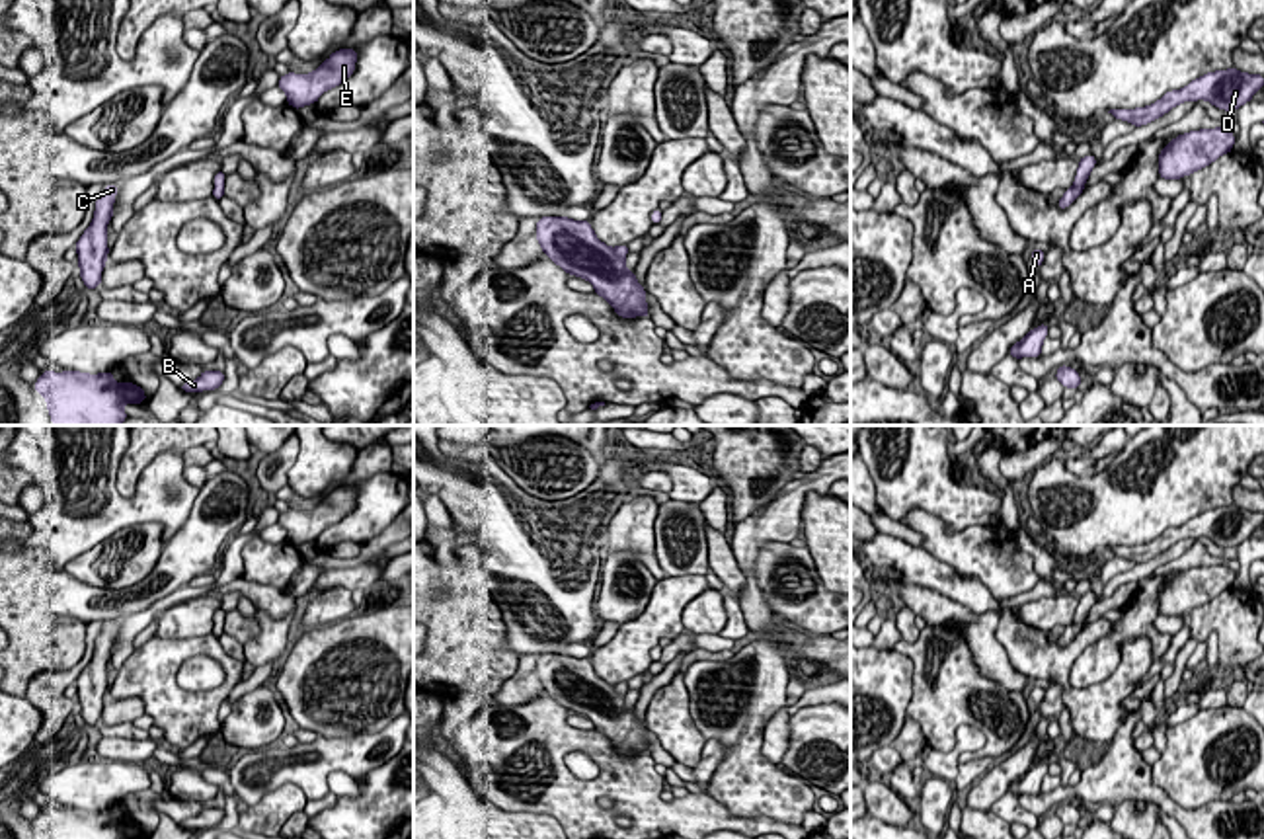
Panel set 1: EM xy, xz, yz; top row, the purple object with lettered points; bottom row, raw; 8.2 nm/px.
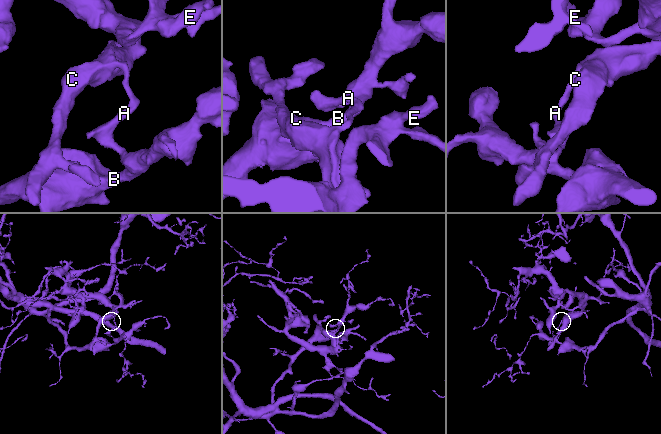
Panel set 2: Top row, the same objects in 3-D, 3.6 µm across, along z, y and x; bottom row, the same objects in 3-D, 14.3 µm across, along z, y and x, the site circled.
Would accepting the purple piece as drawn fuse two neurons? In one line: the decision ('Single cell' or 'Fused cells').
Fused cells

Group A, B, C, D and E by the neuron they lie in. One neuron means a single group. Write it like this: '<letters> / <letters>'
A B / C D E

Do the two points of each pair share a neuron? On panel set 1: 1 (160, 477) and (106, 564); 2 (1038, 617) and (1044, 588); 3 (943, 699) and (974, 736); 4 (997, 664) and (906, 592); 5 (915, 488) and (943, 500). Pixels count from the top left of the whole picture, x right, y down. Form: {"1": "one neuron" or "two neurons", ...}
{"1": "two neurons", "2": "two neurons", "3": "two neurons", "4": "one neuron", "5": "one neuron"}

